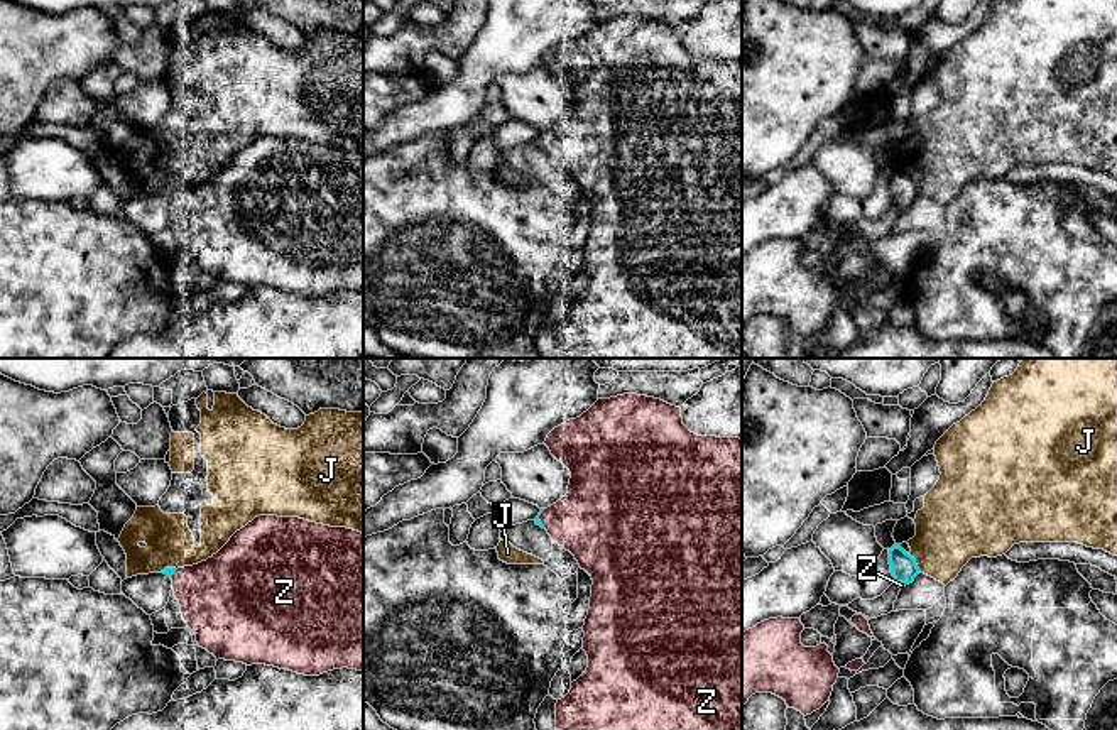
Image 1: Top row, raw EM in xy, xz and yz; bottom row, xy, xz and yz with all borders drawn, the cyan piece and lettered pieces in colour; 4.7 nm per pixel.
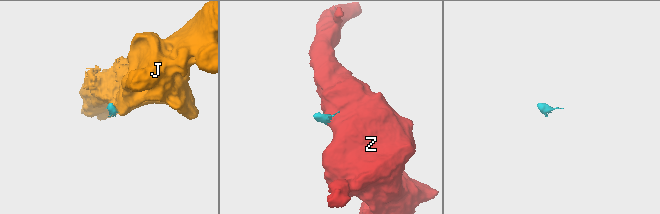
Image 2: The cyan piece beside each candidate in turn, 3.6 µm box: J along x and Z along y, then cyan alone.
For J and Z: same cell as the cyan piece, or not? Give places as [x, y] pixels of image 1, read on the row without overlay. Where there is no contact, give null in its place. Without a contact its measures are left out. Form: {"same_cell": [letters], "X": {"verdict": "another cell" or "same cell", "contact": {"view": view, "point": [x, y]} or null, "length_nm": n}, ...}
{"same_cell": ["Z"], "J": {"verdict": "another cell", "contact": {"view": "yz", "point": [915, 185]}, "length_nm": 110}, "Z": {"verdict": "same cell", "contact": {"view": "xz", "point": [538, 141]}, "length_nm": 100}}

